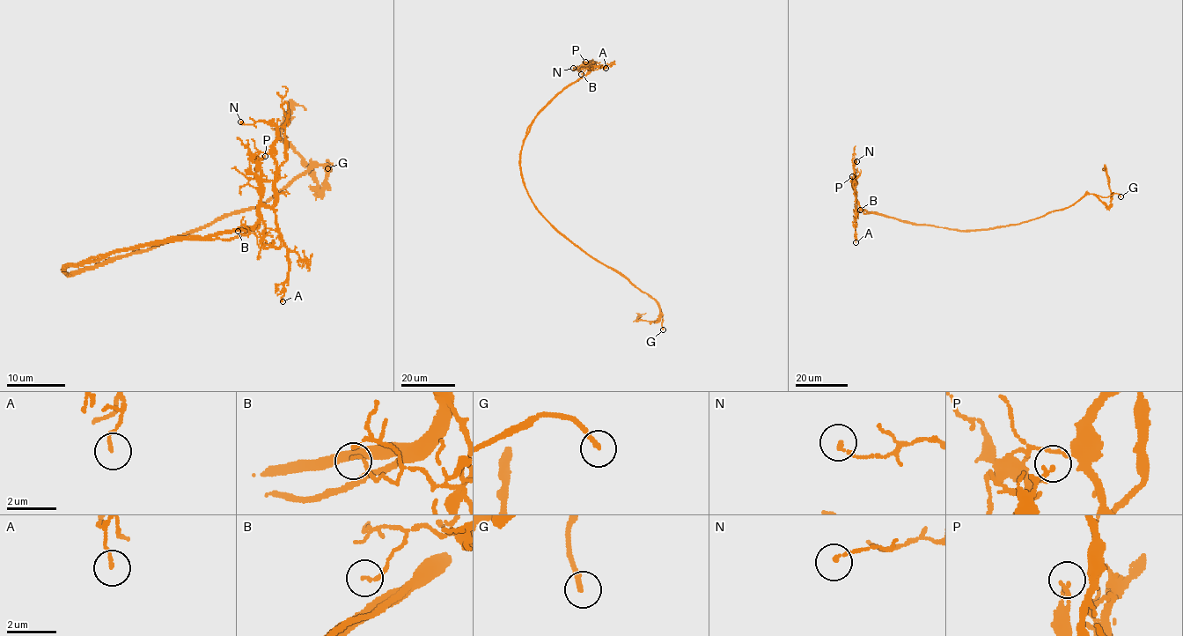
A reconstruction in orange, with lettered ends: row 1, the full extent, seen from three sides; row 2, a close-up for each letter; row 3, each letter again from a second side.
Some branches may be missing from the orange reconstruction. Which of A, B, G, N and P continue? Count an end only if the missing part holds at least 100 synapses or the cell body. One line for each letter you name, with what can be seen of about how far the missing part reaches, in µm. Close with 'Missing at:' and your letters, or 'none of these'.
G: about 9 µm are missing
Missing at: G

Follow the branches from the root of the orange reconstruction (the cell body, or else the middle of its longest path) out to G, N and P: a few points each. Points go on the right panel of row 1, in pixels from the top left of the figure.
G: (977, 230), (1032, 220), (1069, 207), (1090, 194), (1108, 196), (1117, 194), (1120, 196)
N: (977, 230), (917, 225), (862, 210), (856, 199), (853, 186), (856, 161)
P: (977, 230), (917, 225), (869, 213), (860, 207), (856, 192), (852, 187), (852, 176)

